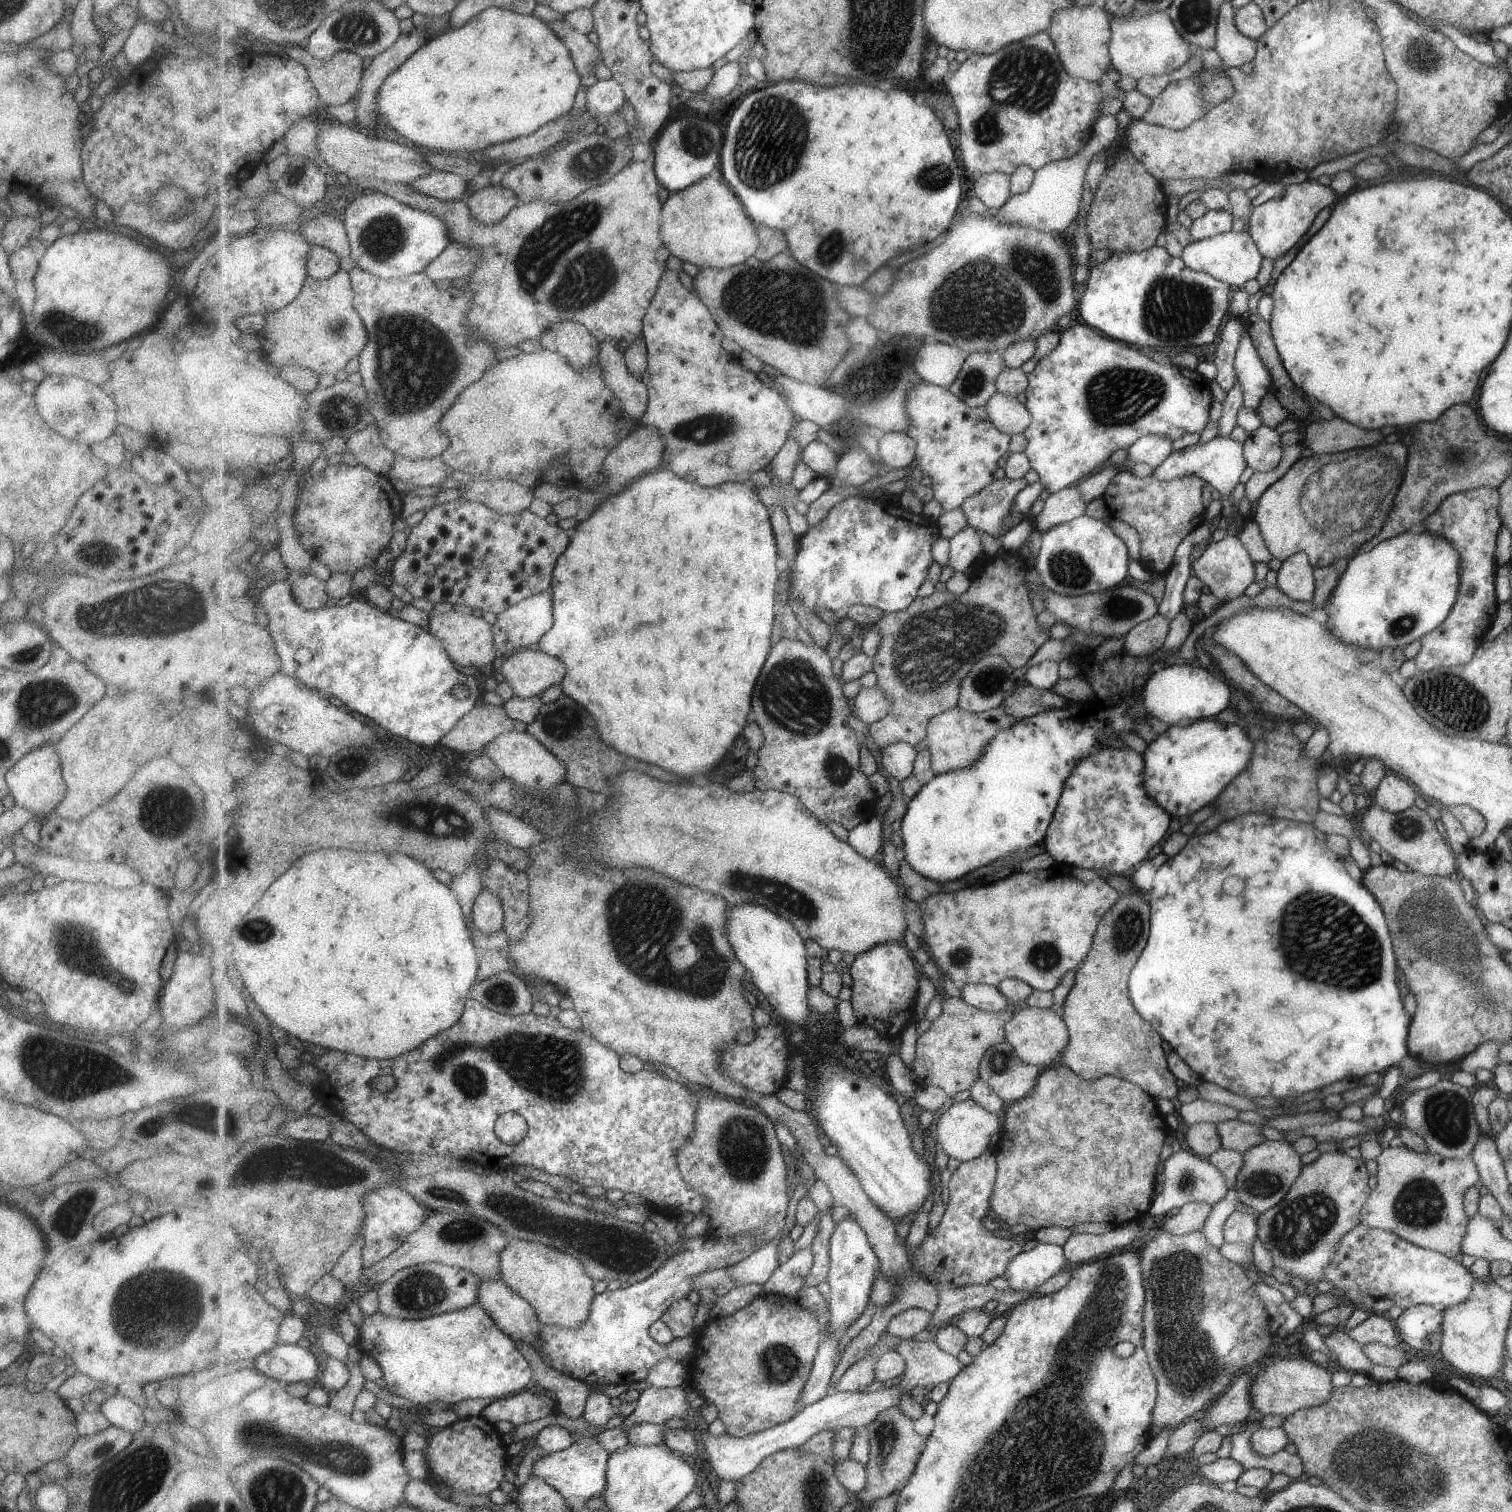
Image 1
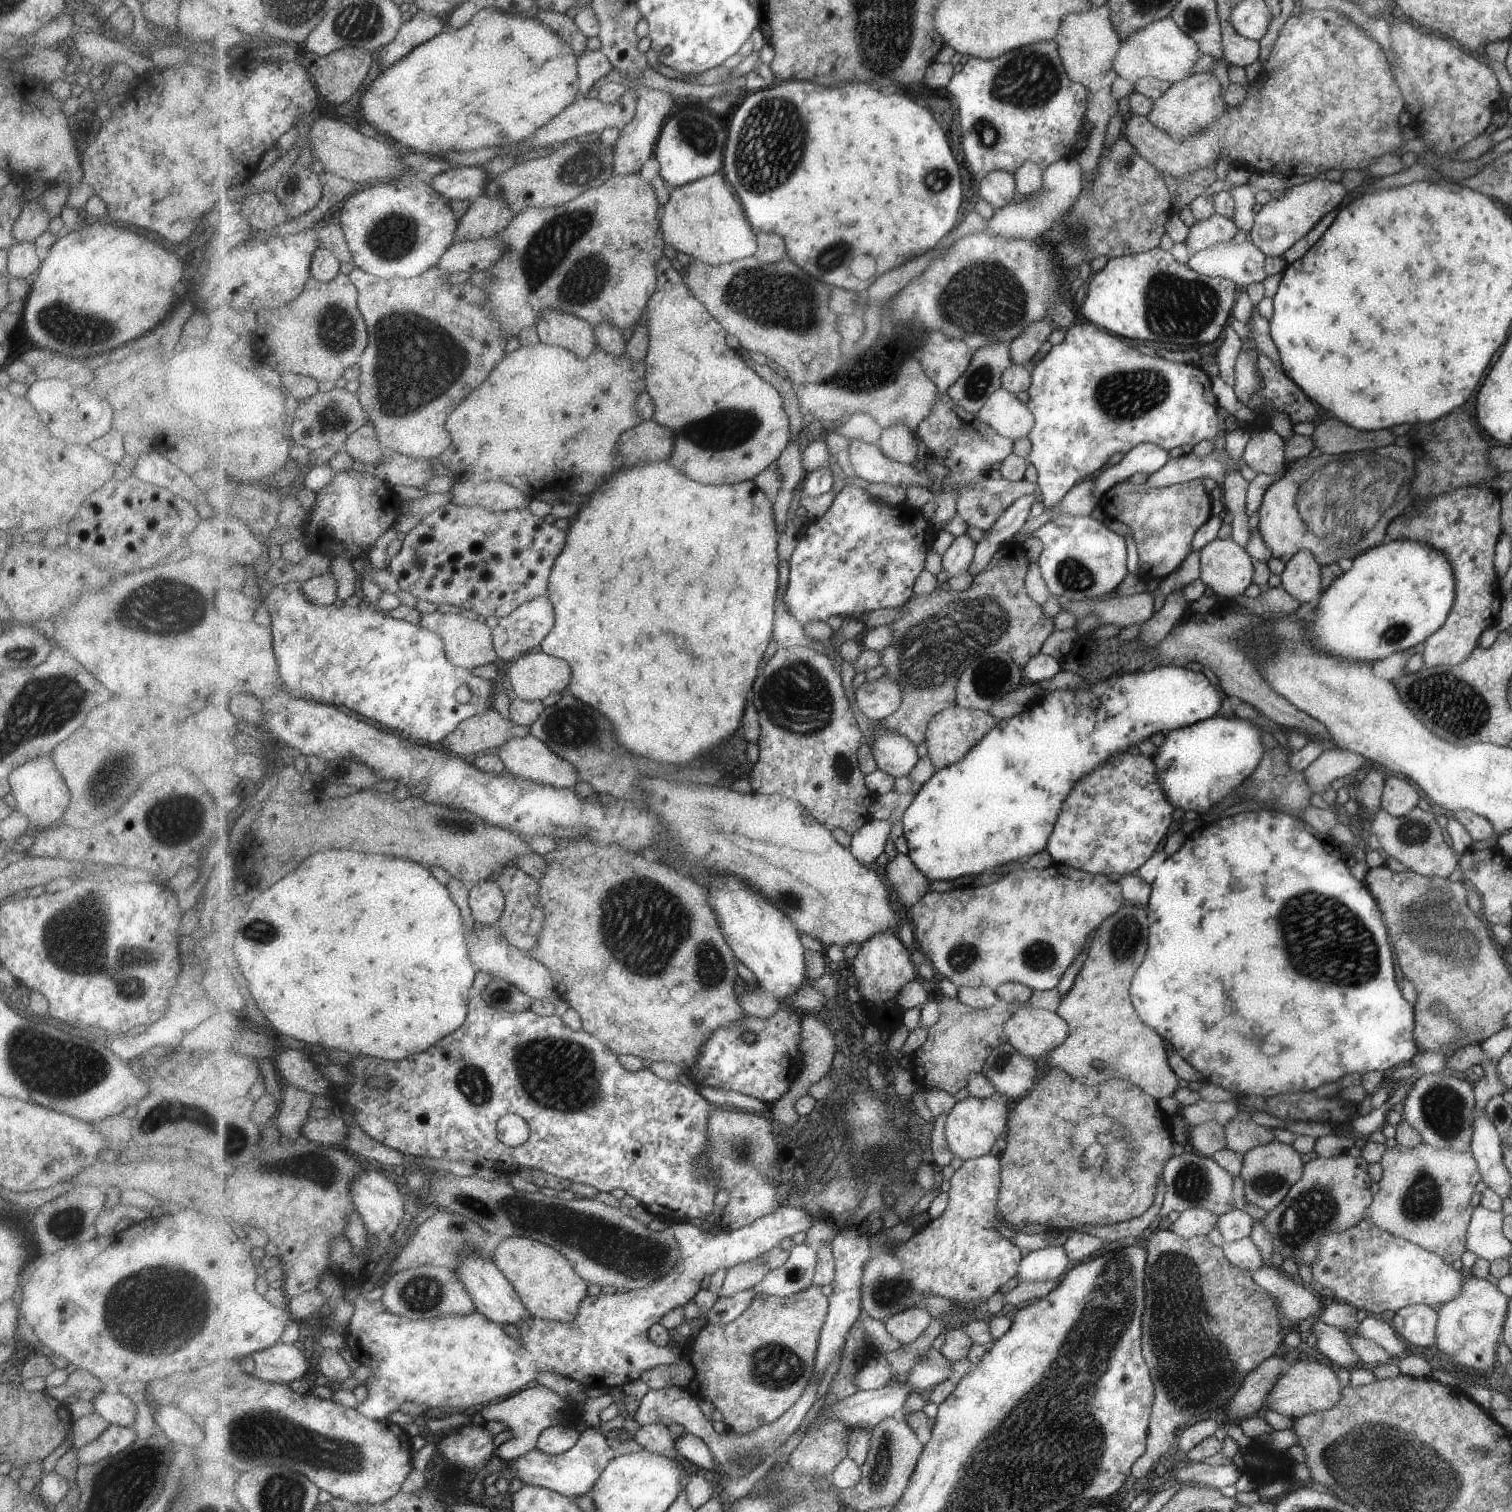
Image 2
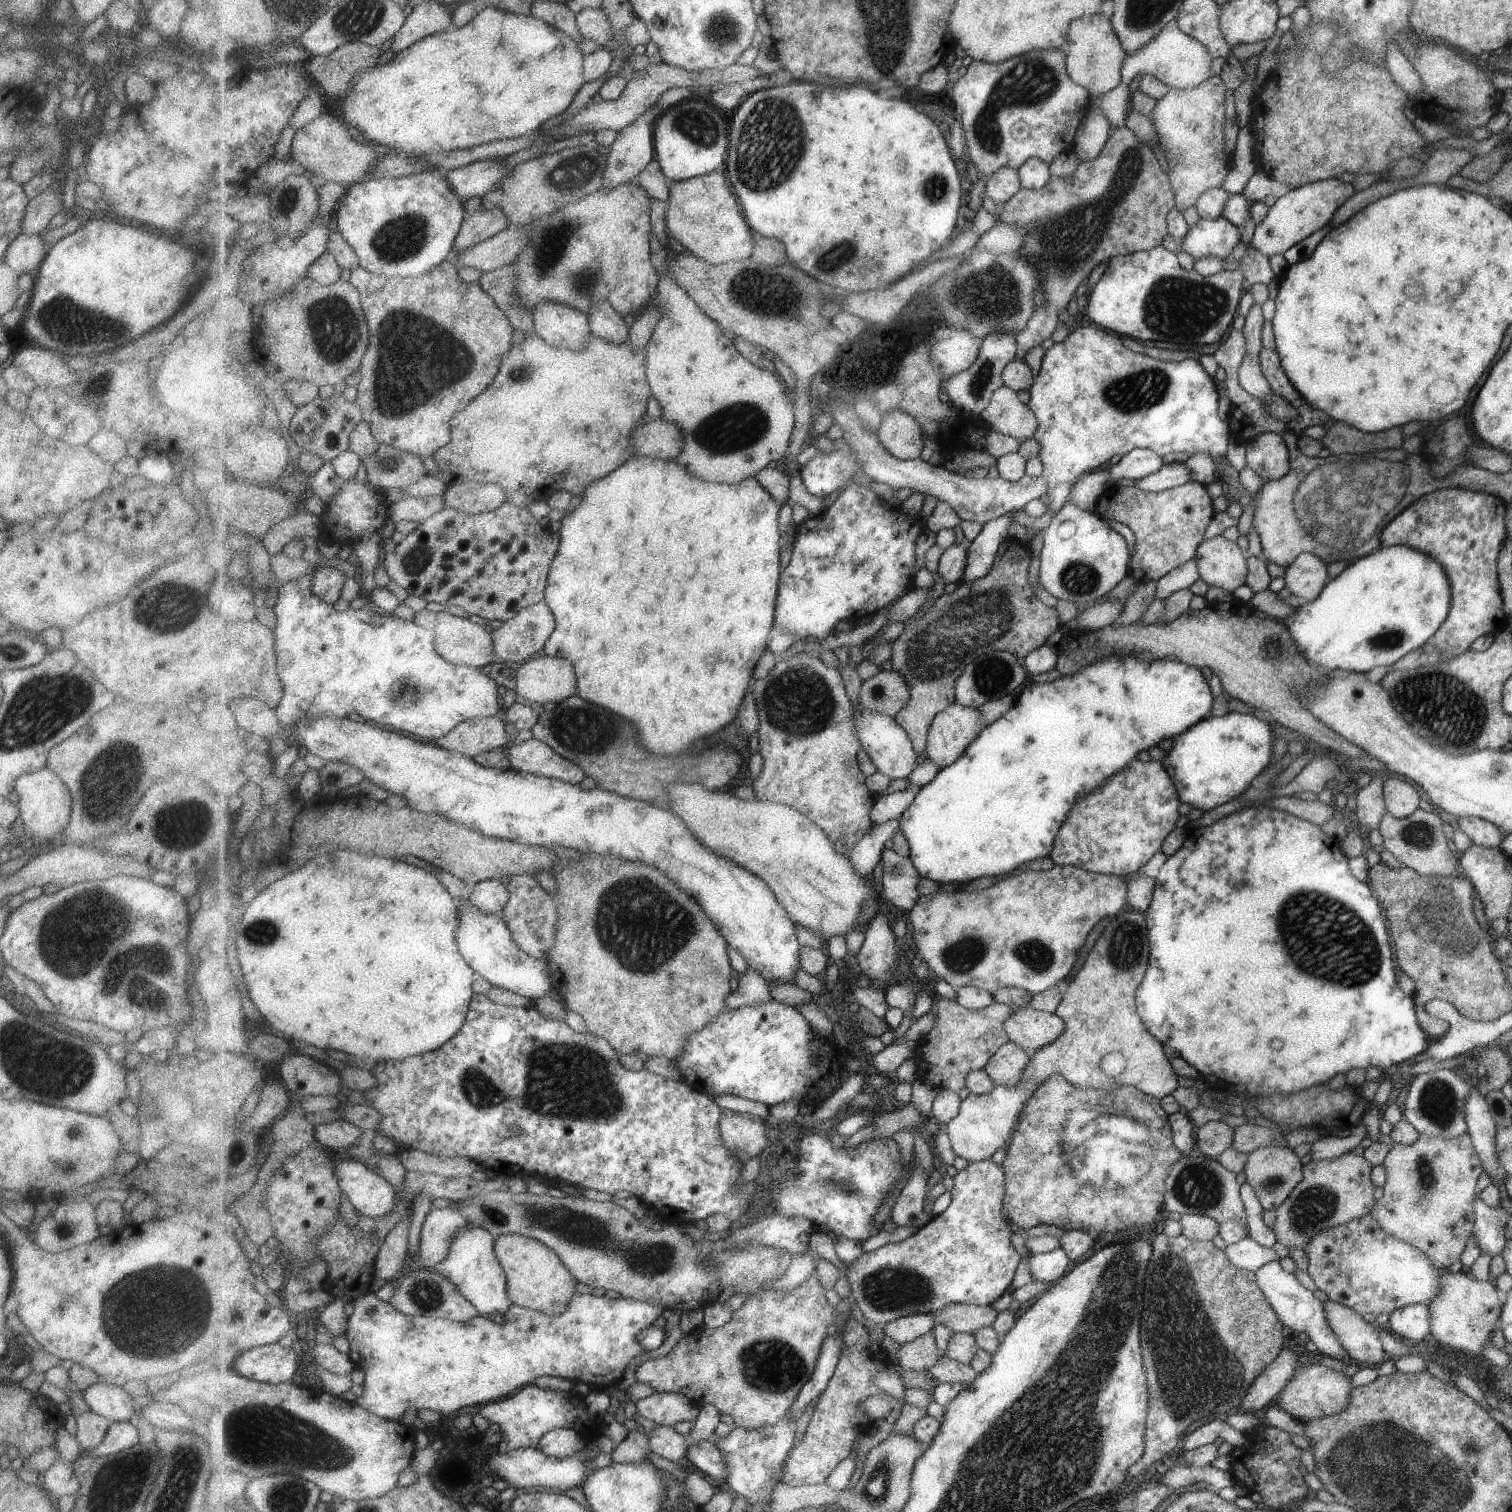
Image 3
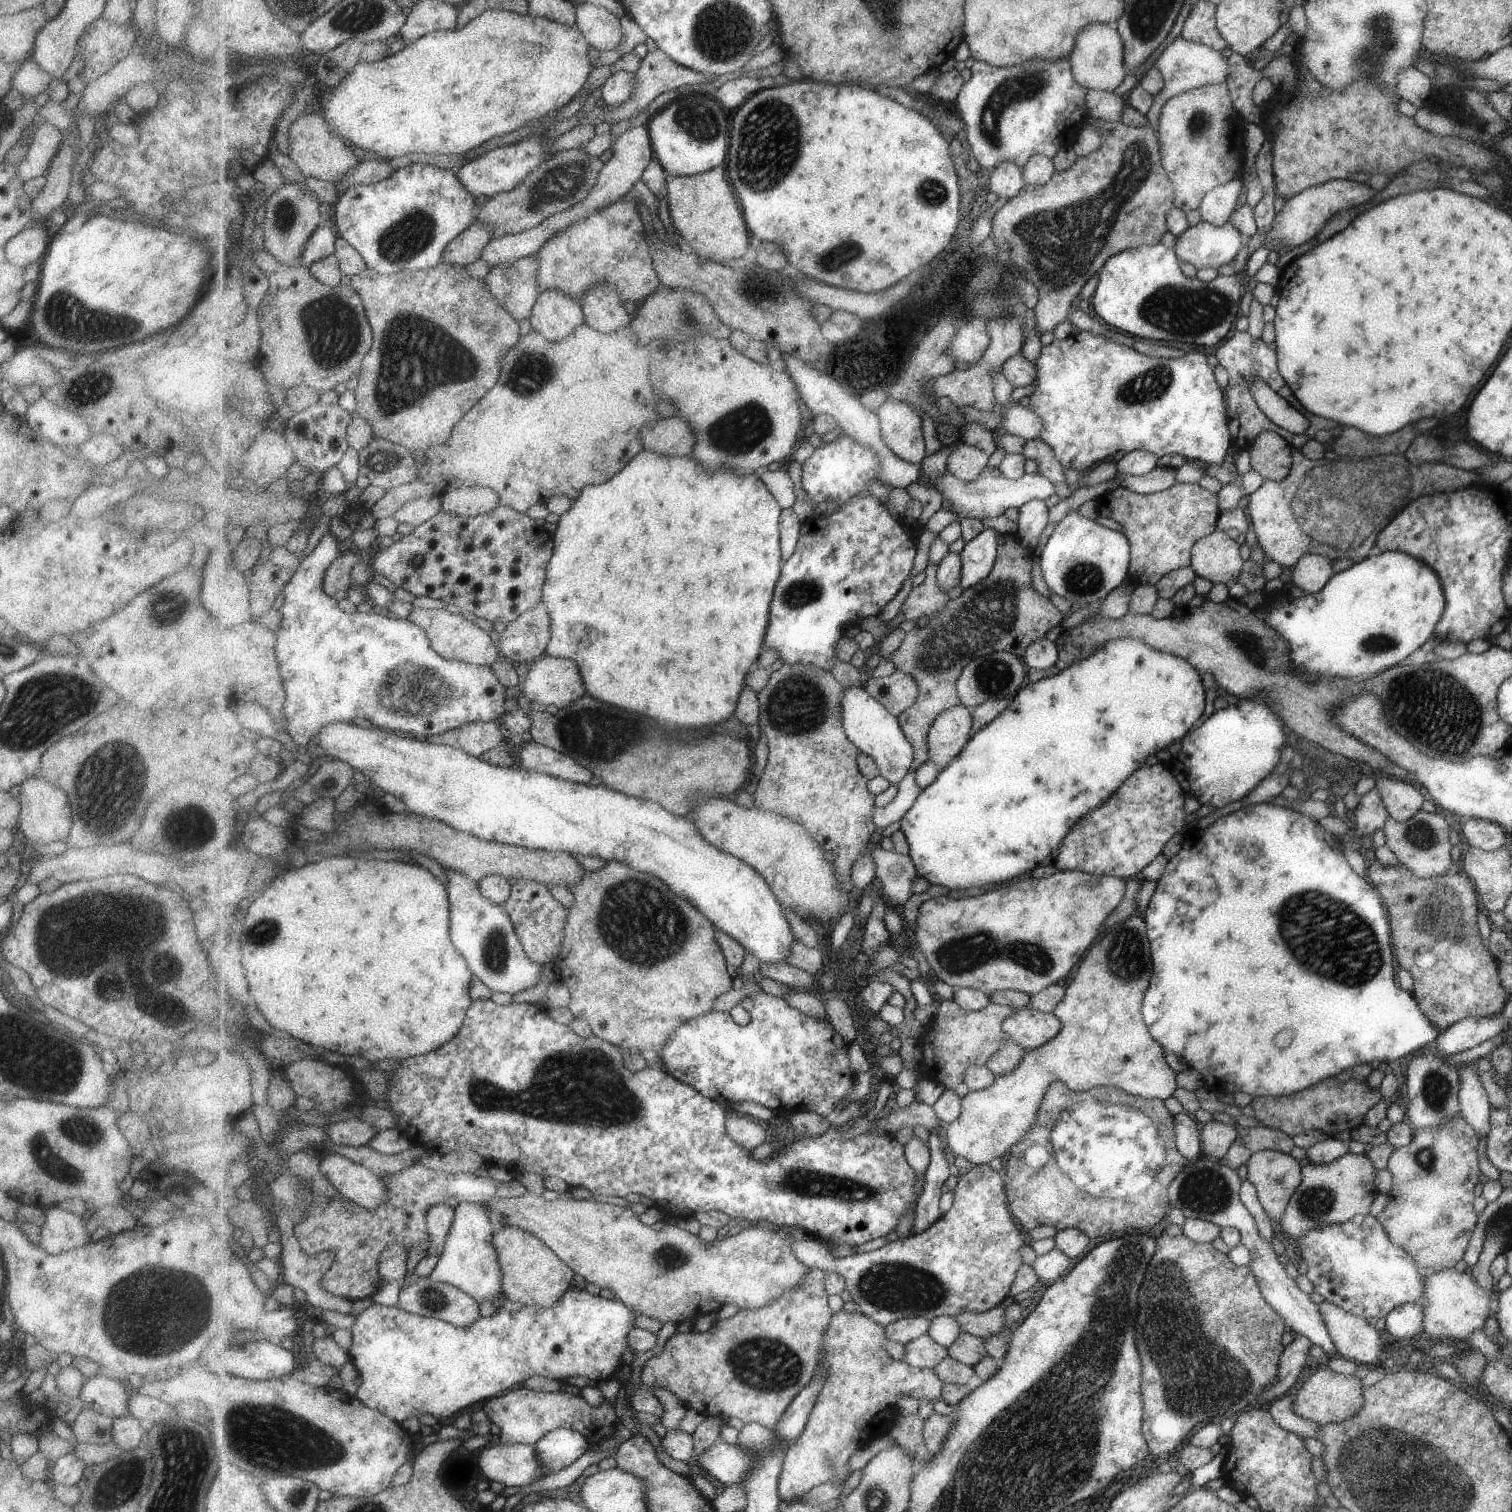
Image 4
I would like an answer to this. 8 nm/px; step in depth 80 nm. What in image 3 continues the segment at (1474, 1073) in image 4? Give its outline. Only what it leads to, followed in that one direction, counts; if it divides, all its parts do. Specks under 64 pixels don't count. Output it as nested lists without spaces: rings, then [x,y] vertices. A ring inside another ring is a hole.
[[[1471,1085],[1465,1095],[1462,1115],[1472,1140],[1472,1147],[1480,1156],[1481,1164],[1491,1183],[1503,1183],[1506,1174],[1499,1166],[1494,1143],[1497,1126],[1489,1114],[1485,1097],[1475,1085]]]

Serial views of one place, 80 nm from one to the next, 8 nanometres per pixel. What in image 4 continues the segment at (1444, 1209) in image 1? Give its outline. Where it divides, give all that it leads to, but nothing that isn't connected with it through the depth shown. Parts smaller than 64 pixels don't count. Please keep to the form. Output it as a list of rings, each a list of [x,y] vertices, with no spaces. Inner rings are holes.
[[[1460,1114],[1452,1121],[1436,1127],[1412,1128],[1409,1144],[1394,1149],[1388,1158],[1386,1168],[1392,1174],[1392,1185],[1386,1194],[1387,1205],[1376,1219],[1389,1236],[1394,1245],[1400,1246],[1406,1253],[1411,1254],[1412,1260],[1421,1266],[1423,1271],[1451,1269],[1455,1266],[1467,1240],[1475,1228],[1475,1210],[1473,1210],[1473,1186],[1477,1182],[1477,1134]]]

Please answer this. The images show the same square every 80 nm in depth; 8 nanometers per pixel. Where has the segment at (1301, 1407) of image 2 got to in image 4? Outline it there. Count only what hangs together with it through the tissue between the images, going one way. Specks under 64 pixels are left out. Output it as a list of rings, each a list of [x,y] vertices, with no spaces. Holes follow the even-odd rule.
[[[1313,1368],[1313,1372],[1299,1390],[1293,1391],[1292,1411],[1301,1418],[1317,1425],[1338,1423],[1351,1418],[1363,1404],[1363,1384],[1353,1375],[1342,1375],[1333,1371]]]

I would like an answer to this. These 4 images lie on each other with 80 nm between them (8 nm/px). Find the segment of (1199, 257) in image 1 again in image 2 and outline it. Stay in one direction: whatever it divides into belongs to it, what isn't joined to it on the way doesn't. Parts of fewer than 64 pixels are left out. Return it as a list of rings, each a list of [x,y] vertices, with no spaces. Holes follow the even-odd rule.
[[[1233,239],[1226,243],[1219,243],[1214,247],[1204,248],[1190,254],[1187,265],[1190,269],[1208,277],[1221,277],[1232,280],[1238,287],[1244,288],[1251,283],[1263,283],[1266,276],[1264,271],[1265,254],[1261,252],[1249,239],[1237,246]]]

